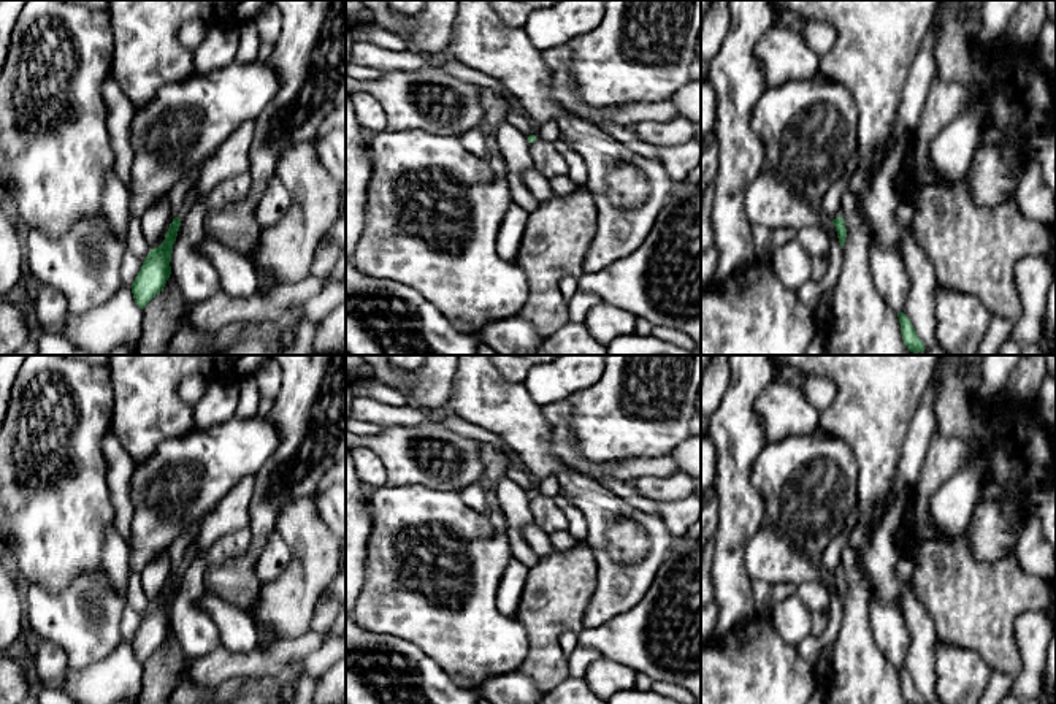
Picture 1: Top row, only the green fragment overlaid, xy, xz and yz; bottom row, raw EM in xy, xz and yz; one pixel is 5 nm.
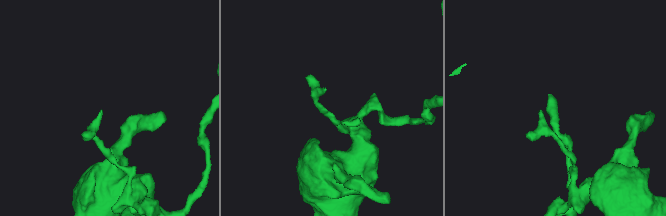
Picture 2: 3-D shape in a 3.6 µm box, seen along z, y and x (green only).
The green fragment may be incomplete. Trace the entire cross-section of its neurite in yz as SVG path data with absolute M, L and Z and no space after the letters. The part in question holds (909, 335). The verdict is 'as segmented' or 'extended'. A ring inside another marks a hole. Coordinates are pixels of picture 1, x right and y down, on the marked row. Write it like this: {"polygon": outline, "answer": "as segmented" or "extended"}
{"polygon": "M899 312L897 317L901 323L901 335L907 349L913 354L923 352L926 347L918 338L910 319L904 312Z", "answer": "as segmented"}

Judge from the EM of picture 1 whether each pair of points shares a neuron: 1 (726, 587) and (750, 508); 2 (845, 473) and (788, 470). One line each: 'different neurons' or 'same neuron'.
1: same neuron
2: same neuron

